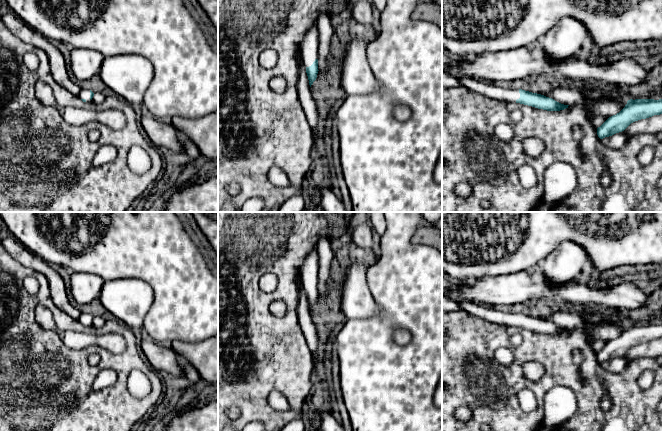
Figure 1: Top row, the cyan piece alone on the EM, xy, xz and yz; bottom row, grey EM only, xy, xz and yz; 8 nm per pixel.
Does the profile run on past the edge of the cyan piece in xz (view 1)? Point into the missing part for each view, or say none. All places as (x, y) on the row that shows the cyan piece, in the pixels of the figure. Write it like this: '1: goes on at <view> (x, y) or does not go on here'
1: goes on at xz (309, 47)

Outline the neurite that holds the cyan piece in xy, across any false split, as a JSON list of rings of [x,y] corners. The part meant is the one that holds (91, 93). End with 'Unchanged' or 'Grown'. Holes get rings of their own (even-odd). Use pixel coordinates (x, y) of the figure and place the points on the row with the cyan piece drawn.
[[[81,89],[78,97],[86,103],[92,102],[92,98],[94,96],[94,93],[89,89]]]. Grown

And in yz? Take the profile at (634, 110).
[[[630,99],[616,115],[609,117],[597,128],[600,139],[624,131],[631,123],[662,114],[662,99]]]. Unchanged

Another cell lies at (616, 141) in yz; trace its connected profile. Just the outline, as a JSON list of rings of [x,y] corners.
[[[624,131],[616,133],[612,136],[601,139],[602,143],[611,149],[620,149],[627,142],[627,135]]]

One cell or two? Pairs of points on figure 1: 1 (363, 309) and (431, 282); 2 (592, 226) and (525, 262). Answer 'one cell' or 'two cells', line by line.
1: two cells
2: one cell

